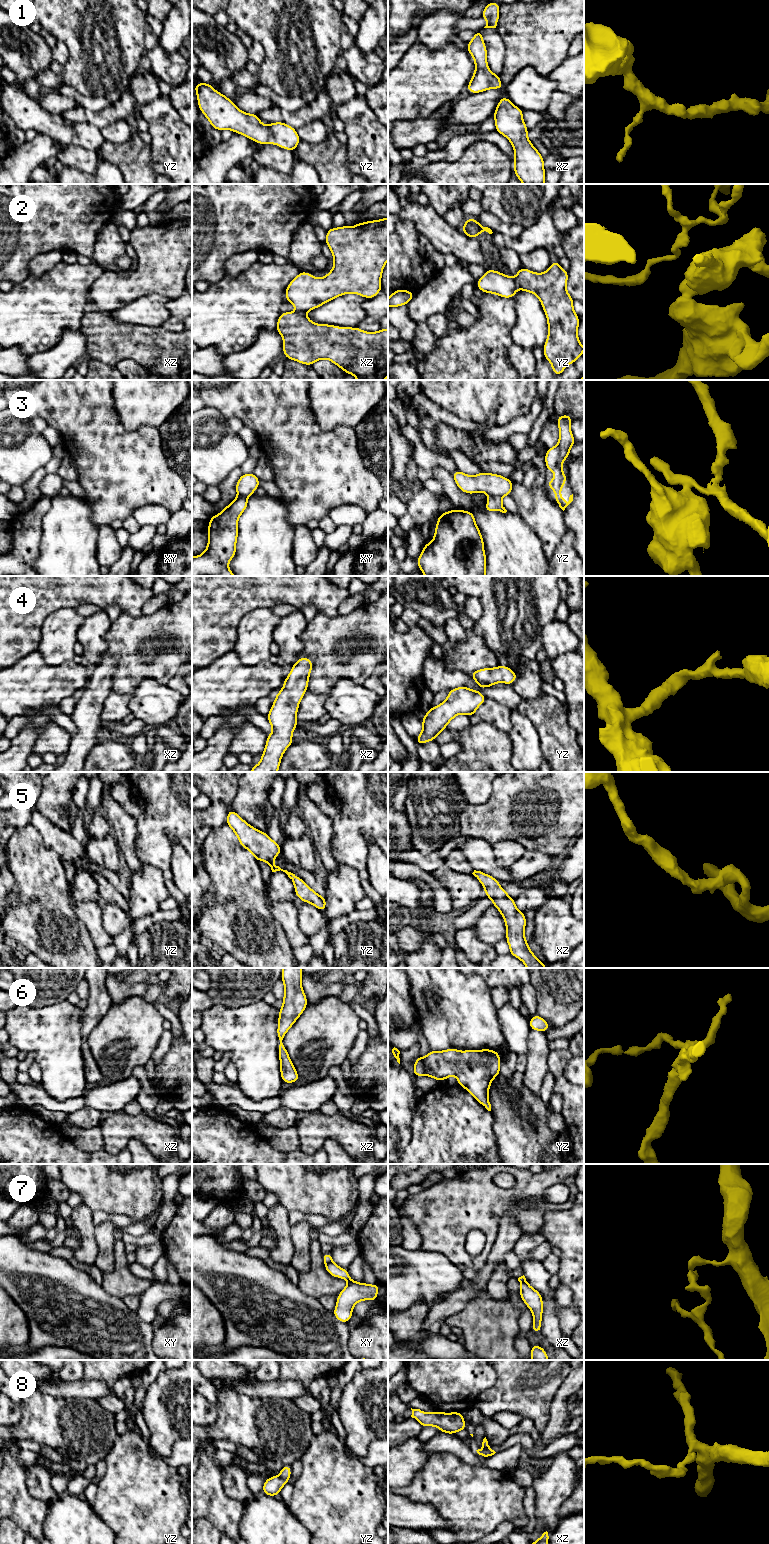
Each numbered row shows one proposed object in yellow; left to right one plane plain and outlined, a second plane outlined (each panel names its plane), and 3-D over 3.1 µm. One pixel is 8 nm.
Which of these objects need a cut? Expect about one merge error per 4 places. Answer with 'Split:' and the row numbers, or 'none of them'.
Split: 2, 3, 7, 8

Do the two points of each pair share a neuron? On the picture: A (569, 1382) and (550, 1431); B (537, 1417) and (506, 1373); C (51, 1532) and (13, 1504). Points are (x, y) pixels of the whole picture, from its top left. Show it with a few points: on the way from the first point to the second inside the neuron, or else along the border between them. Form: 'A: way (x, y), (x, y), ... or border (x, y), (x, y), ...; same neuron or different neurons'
A: way (562, 1394), (557, 1419); same neuron
B: way (535, 1406), (517, 1384); same neuron
C: border (48, 1504), (48, 1512), (44, 1520), (42, 1533); different neurons

